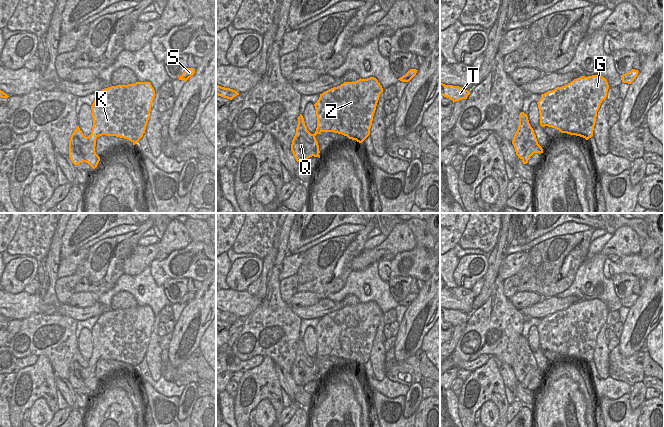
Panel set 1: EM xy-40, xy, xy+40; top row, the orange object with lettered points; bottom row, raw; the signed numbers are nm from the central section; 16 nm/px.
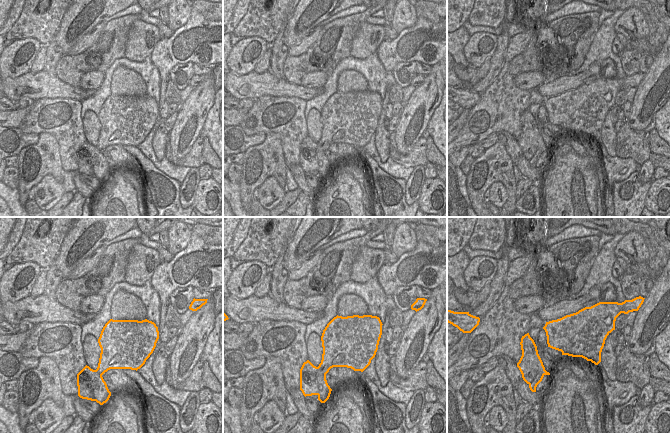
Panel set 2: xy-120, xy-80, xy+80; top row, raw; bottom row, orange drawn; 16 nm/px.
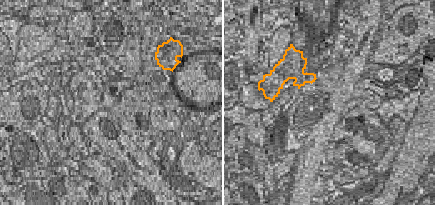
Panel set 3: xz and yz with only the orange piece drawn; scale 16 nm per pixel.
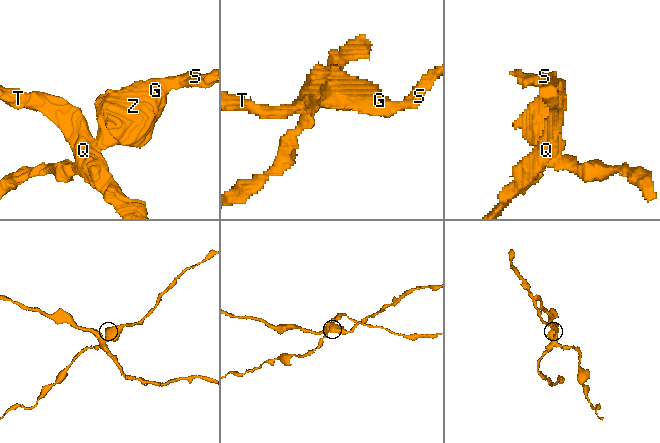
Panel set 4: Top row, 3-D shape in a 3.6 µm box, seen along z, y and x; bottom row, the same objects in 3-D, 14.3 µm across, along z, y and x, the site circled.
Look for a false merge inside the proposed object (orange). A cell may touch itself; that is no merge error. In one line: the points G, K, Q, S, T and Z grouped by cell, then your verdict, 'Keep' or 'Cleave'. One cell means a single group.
Groups: G K S Z / Q T. Cleave

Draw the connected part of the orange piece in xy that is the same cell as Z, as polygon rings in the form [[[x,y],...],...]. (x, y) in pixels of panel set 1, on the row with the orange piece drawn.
[[[370,77],[367,79],[360,78],[355,82],[344,82],[340,86],[331,88],[320,94],[319,99],[314,104],[317,116],[317,128],[314,133],[314,141],[308,145],[303,160],[299,163],[304,163],[305,160],[312,156],[317,157],[319,152],[315,151],[315,146],[318,144],[315,136],[321,132],[342,134],[349,139],[362,143],[370,135],[373,116],[382,92],[383,88],[378,80]]]

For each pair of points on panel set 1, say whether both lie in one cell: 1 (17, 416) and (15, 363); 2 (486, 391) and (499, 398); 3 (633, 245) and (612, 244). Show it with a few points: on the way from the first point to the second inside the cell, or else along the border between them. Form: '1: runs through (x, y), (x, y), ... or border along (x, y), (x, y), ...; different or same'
1: border along (37, 361), (22, 367), (16, 373); different
2: runs through (489, 391), (496, 395); same
3: runs through (628, 244), (617, 244); same

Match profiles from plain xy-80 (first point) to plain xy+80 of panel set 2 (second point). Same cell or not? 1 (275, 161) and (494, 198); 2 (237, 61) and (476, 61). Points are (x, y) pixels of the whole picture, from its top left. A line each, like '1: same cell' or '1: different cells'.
1: different cells
2: same cell

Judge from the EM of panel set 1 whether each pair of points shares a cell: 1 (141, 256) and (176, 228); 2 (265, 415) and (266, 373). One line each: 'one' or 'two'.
1: one
2: two

